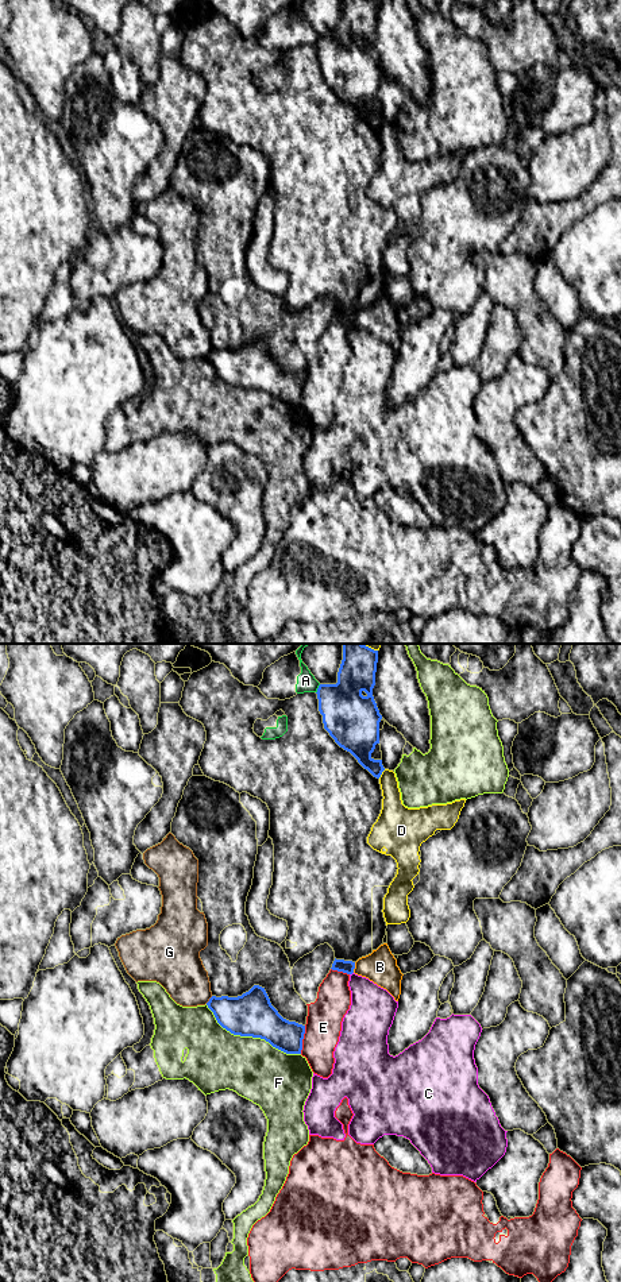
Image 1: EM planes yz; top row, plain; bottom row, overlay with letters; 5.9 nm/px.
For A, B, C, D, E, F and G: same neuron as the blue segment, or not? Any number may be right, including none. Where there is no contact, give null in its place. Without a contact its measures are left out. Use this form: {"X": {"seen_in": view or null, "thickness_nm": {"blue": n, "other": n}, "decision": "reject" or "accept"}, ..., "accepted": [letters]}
{"A": {"seen_in": "yz", "thickness_nm": {"blue": 300, "other": 110}, "decision": "reject"}, "B": {"seen_in": "yz", "thickness_nm": {"blue": 80, "other": 200}, "decision": "reject"}, "C": {"seen_in": "yz", "thickness_nm": {"blue": 80, "other": 280}, "decision": "reject"}, "D": {"seen_in": "yz", "thickness_nm": {"blue": 200, "other": 150}, "decision": "reject"}, "E": {"seen_in": "yz", "thickness_nm": {"blue": 200, "other": 220}, "decision": "reject"}, "F": {"seen_in": "yz", "thickness_nm": {"blue": 260, "other": 360}, "decision": "reject"}, "G": {"seen_in": "yz", "thickness_nm": {"blue": 260, "other": 280}, "decision": "reject"}, "accepted": []}

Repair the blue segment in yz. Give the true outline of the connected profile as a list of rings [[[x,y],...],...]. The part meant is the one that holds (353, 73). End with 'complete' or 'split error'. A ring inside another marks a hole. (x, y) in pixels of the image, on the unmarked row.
[[[343,0],[338,35],[320,36],[316,46],[324,81],[340,100],[379,131],[385,123],[382,112],[371,109],[379,96],[382,72],[373,49],[377,15],[378,3]]]; complete

